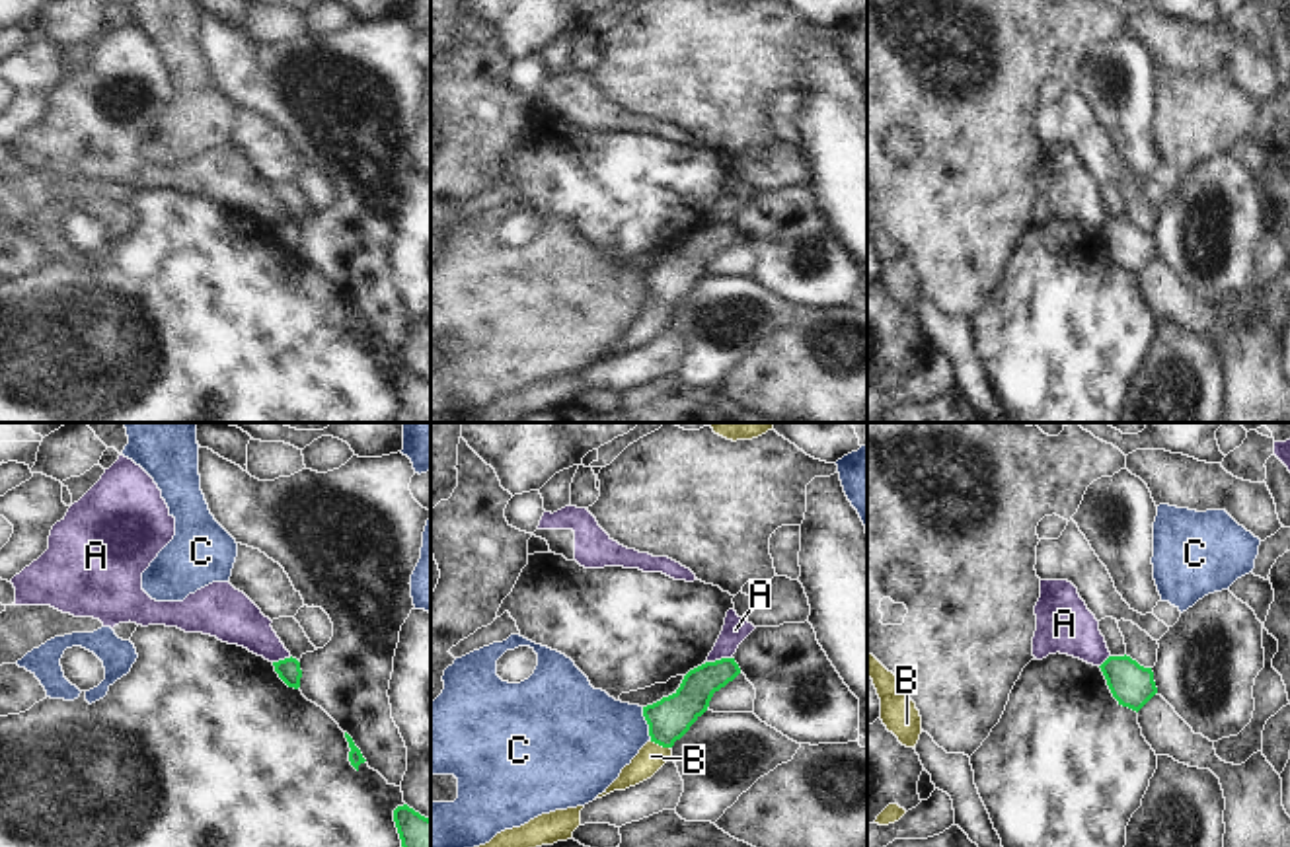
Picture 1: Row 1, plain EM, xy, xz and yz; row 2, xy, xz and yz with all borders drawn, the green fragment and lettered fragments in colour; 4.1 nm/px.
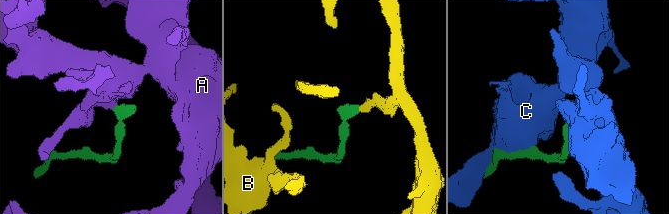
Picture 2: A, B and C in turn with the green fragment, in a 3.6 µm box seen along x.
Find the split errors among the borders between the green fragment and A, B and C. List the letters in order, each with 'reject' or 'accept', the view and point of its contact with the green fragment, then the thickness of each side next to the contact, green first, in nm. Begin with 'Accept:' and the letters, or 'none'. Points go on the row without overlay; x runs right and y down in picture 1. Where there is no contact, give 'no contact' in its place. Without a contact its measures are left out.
Accept: B
A: reject | xz (718, 224) | 150/110 nm
B: accept | xz (659, 308) | 180/110 nm
C: reject | xz (647, 287) | 180/380 nm

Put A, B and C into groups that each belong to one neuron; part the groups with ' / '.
A / B / C

